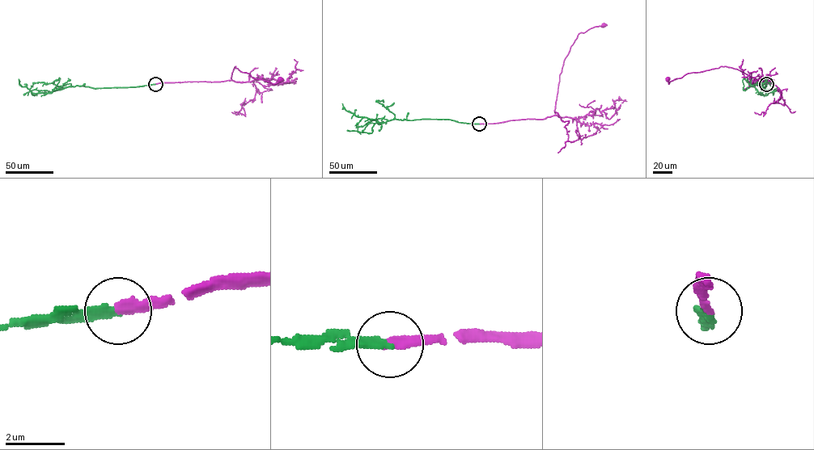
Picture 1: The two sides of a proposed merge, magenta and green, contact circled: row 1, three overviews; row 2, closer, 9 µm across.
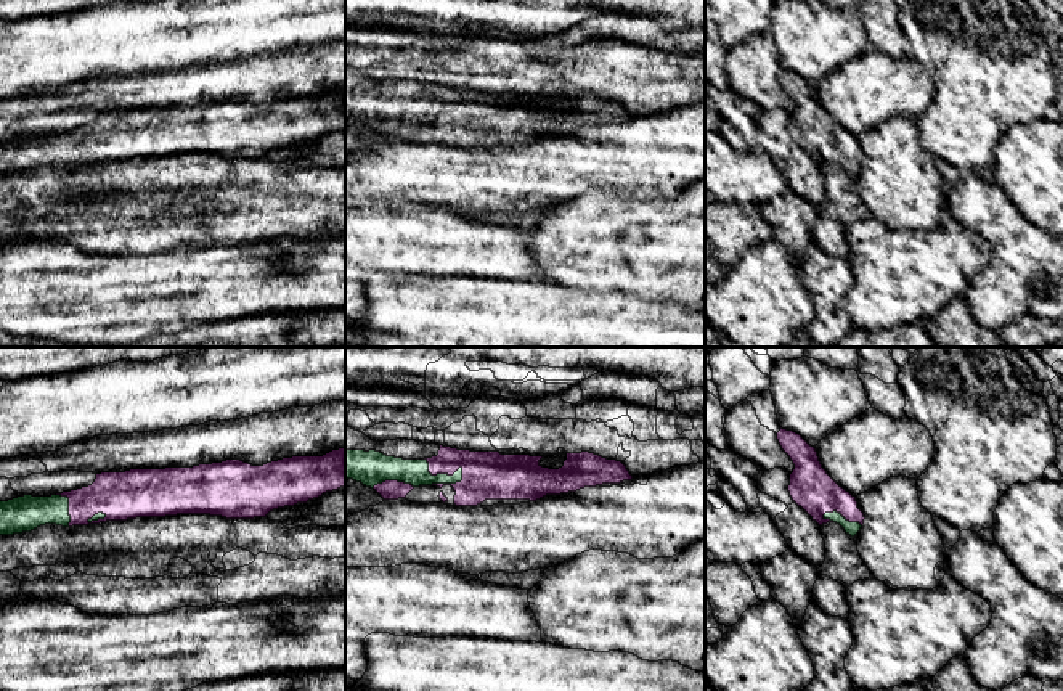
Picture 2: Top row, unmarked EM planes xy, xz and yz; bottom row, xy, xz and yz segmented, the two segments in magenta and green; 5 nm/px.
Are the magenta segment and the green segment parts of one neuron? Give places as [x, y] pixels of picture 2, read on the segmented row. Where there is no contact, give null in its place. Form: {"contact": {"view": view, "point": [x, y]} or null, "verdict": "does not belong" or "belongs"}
{"contact": {"view": "xz", "point": [443, 473]}, "verdict": "belongs"}

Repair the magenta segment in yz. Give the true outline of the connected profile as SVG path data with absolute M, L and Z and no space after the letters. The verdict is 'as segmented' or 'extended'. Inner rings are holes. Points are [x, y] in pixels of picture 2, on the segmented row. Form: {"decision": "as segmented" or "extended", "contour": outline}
{"decision": "extended", "contour": "M782 427L777 440L795 464L788 485L792 500L819 525L837 522L851 537L857 535L865 519L864 513L857 508L856 497L827 474L816 448L800 434Z"}

